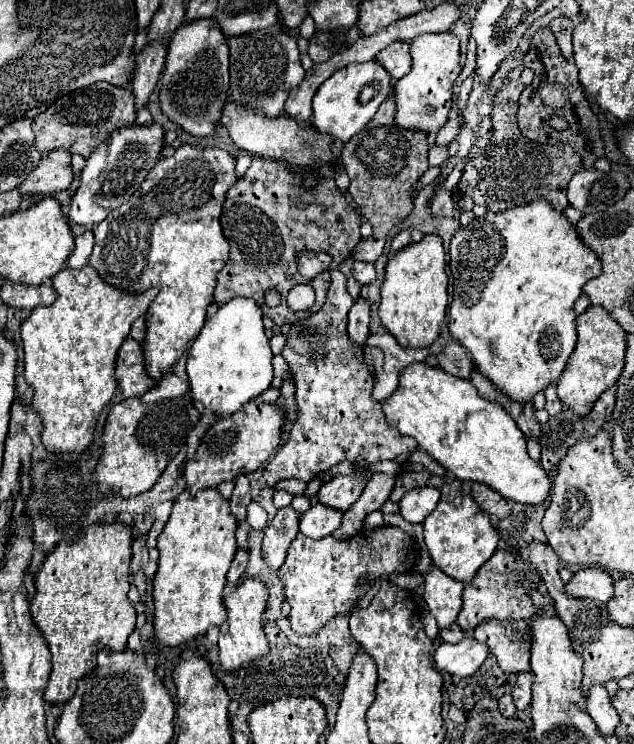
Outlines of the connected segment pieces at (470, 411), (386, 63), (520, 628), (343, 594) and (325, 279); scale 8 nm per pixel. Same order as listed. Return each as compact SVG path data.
M414 362L400 372L398 388L388 398L380 400L380 404L384 406L384 416L388 418L390 426L404 436L412 436L422 450L426 450L438 464L452 470L460 480L484 482L504 498L522 504L540 504L546 500L550 480L540 464L528 456L524 434L504 408L480 398L470 380L446 374L442 368L432 368L424 362Z
M392 42L388 48L384 48L376 62L386 68L392 80L400 80L410 70L410 44L408 42Z
M490 620L474 630L478 642L488 644L504 672L530 670L530 634L526 620Z
M382 526L378 530L364 530L348 540L336 540L332 536L312 540L298 534L282 564L282 582L286 600L290 604L290 624L298 636L312 636L328 620L350 614L358 600L370 590L372 580L378 576L402 574L412 570L416 560L416 542L404 530L394 526Z
M328 272L328 276L318 276L318 278L314 278L310 284L312 284L314 292L316 292L316 302L314 302L314 306L312 306L312 310L316 312L316 310L320 310L320 306L326 302L326 292L328 292L328 286L330 286L330 272Z

